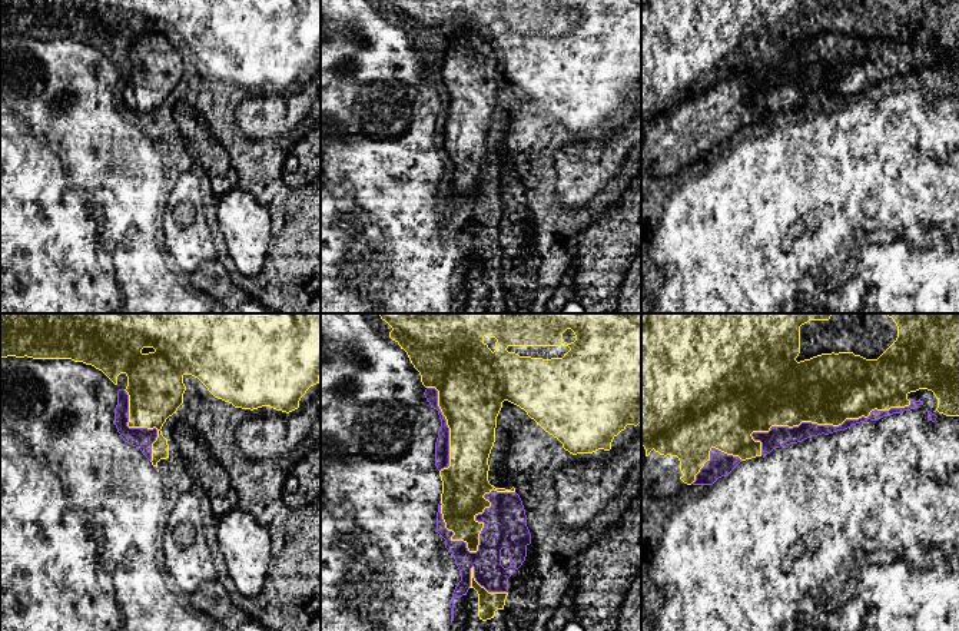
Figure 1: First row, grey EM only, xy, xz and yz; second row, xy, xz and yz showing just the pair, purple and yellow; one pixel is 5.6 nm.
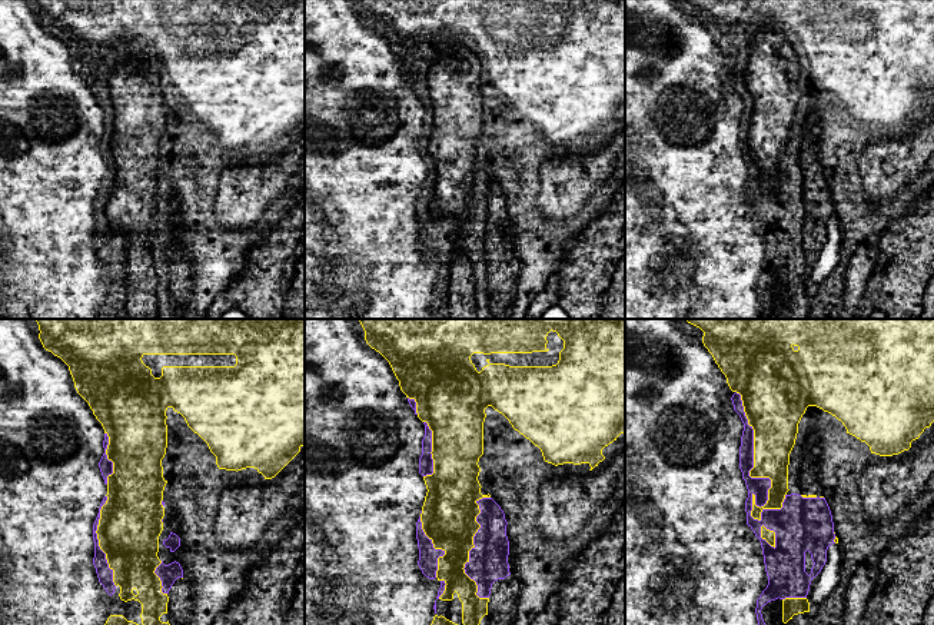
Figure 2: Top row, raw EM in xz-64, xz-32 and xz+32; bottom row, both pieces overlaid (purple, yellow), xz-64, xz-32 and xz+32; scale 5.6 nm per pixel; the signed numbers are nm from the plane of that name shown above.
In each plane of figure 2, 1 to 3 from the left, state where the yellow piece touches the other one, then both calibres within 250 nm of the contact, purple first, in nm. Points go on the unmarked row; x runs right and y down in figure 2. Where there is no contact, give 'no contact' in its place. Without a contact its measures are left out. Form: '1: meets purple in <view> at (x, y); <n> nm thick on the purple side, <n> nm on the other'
1: meets purple in xz-64 at (97, 220); 90 nm thick on the purple side, 360 nm on the other
2: meets purple in xz-32 at (474, 223); 220 nm thick on the purple side, 300 nm on the other
3: meets purple in xz+32 at (753, 143); 100 nm thick on the purple side, 260 nm on the other

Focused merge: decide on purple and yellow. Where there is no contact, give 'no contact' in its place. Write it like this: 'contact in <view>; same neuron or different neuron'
contact in yz; different neuron

